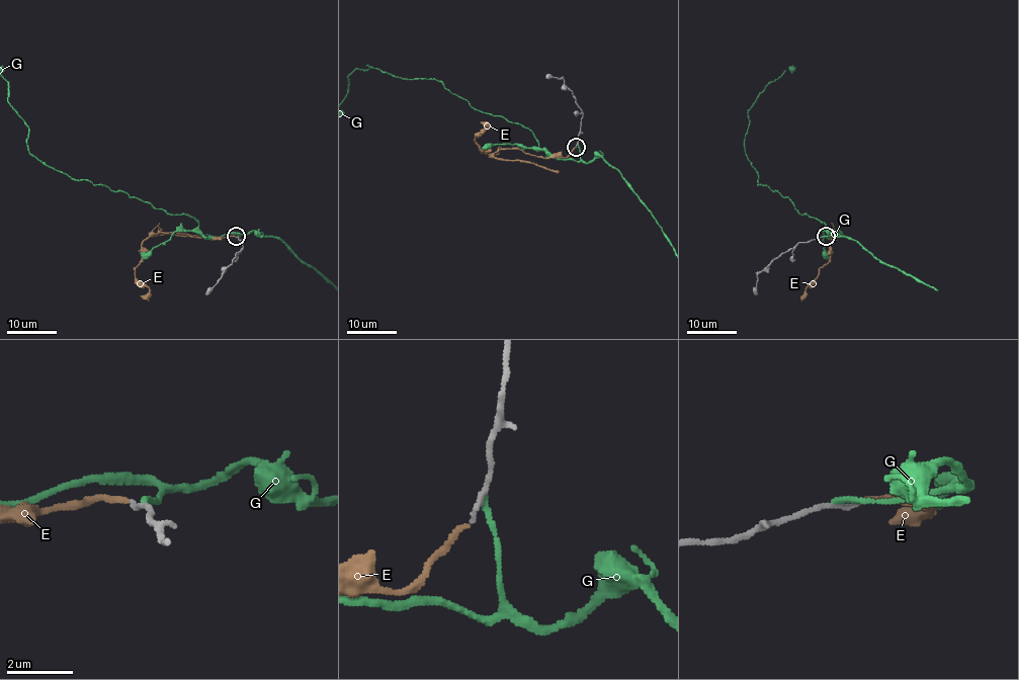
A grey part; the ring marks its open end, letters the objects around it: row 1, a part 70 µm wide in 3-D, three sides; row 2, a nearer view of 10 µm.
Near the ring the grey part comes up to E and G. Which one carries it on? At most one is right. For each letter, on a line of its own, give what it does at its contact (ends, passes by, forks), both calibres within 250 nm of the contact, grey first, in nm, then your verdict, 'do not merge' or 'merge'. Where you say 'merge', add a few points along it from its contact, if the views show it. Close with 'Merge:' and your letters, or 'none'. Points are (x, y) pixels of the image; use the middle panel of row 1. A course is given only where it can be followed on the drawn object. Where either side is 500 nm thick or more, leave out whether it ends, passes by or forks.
E: it ends; calibres 120 and 160 nm; merge; course (575, 148), (567, 157), (540, 158), (519, 149), (490, 154), (475, 141), (489, 126), (480, 121)
G: it ends; calibres 170 and 160 nm; do not merge
Merge: E

